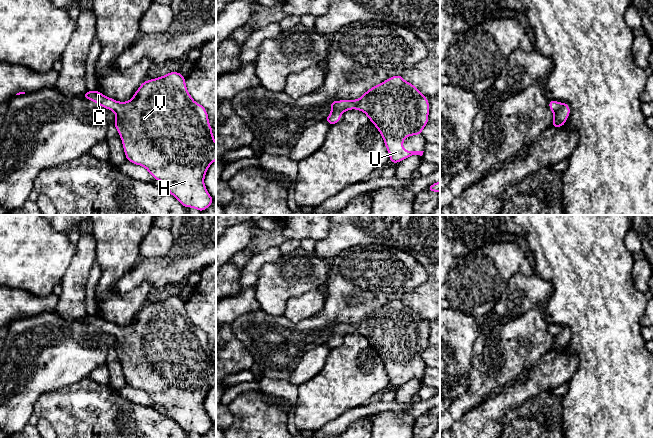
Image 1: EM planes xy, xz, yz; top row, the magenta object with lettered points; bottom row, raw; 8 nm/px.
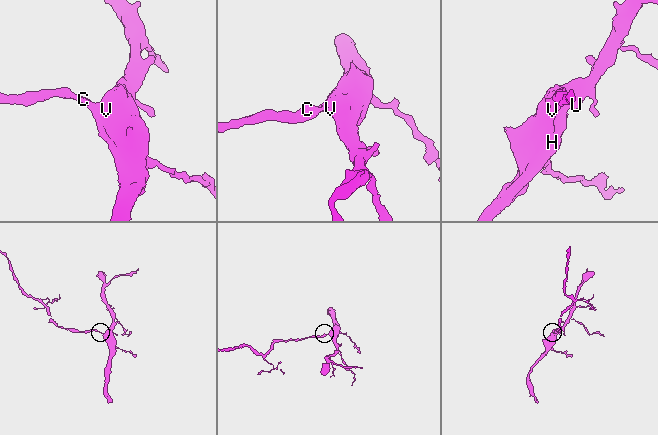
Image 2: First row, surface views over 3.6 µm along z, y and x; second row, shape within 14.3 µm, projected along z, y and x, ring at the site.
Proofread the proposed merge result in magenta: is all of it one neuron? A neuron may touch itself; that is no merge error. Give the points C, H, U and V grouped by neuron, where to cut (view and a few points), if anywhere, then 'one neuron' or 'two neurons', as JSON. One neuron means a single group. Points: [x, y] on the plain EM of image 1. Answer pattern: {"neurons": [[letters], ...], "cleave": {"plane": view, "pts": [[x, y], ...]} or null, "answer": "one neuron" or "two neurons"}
{"neurons": [["C", "H", "U", "V"]], "cleave": null, "answer": "one neuron"}

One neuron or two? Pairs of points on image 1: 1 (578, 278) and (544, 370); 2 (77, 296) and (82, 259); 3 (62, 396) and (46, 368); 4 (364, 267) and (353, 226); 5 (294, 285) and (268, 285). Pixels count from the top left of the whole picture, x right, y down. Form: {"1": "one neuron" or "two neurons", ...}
{"1": "two neurons", "2": "one neuron", "3": "two neurons", "4": "two neurons", "5": "one neuron"}

